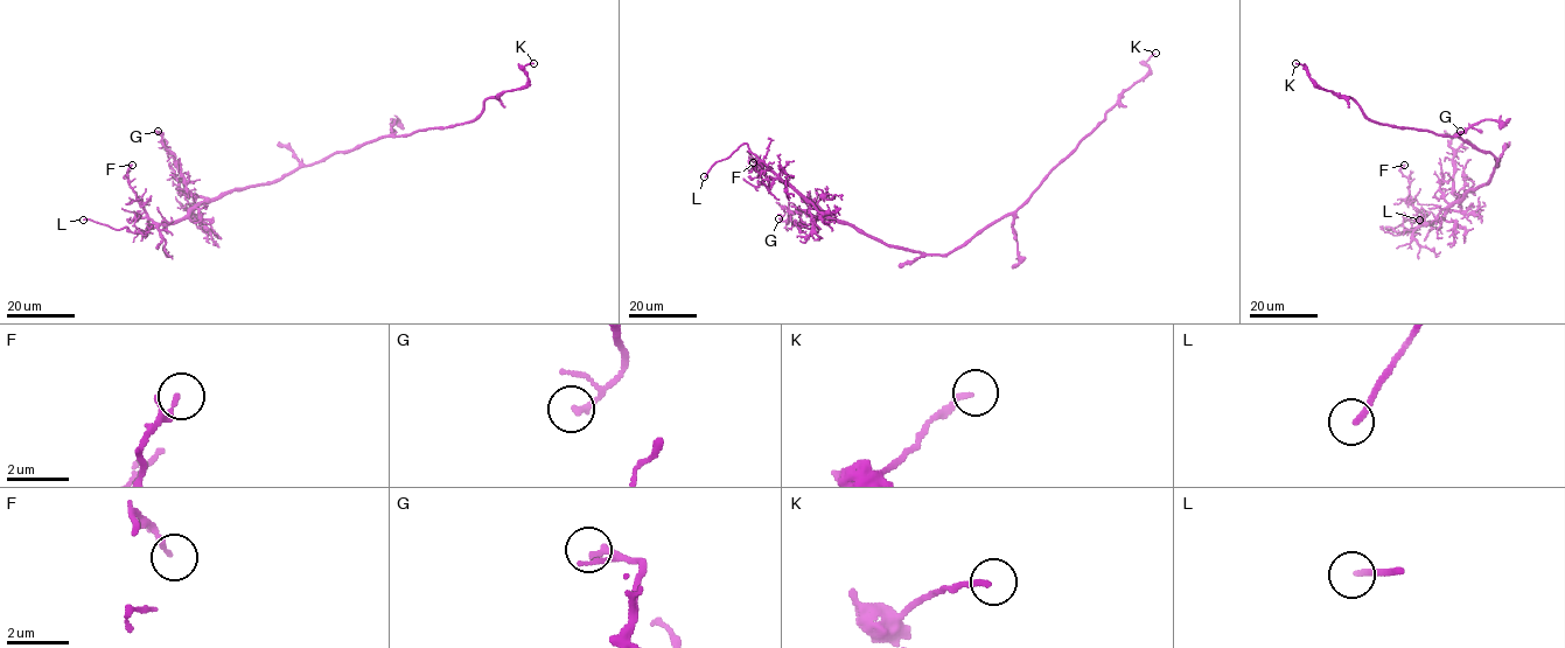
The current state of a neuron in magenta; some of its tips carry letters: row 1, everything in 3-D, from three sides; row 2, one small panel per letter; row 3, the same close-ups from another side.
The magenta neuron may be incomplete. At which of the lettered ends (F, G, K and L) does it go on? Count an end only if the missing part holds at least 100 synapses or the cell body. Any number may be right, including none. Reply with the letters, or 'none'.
L

